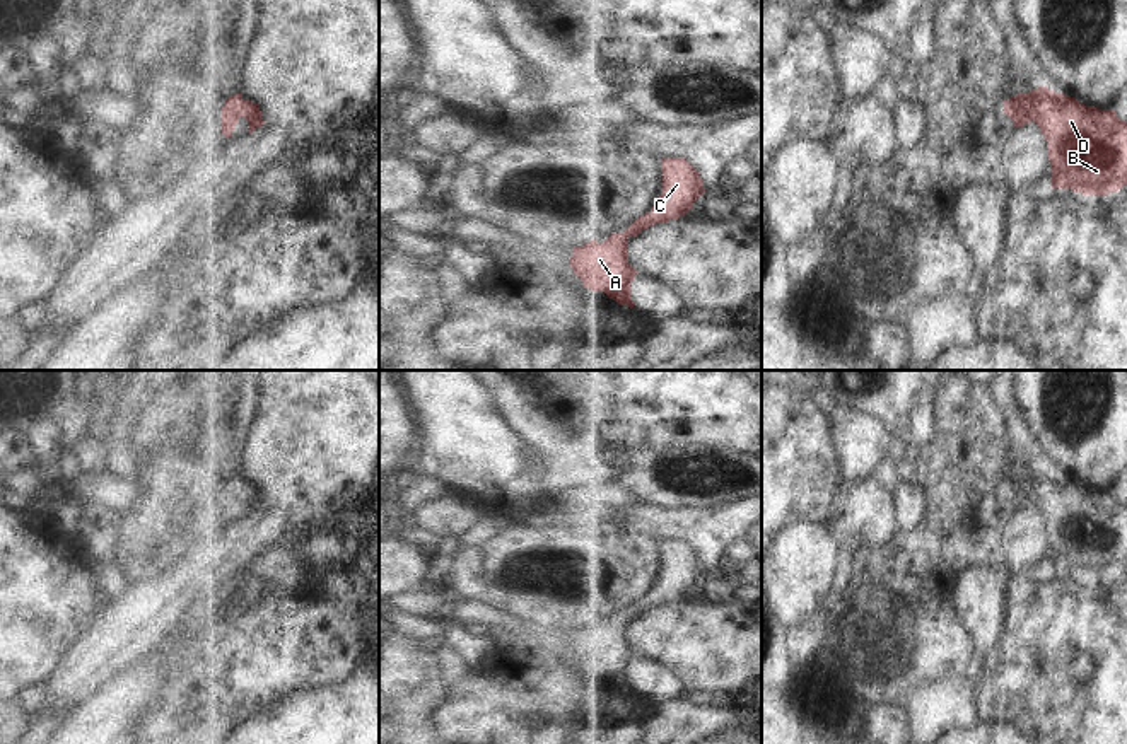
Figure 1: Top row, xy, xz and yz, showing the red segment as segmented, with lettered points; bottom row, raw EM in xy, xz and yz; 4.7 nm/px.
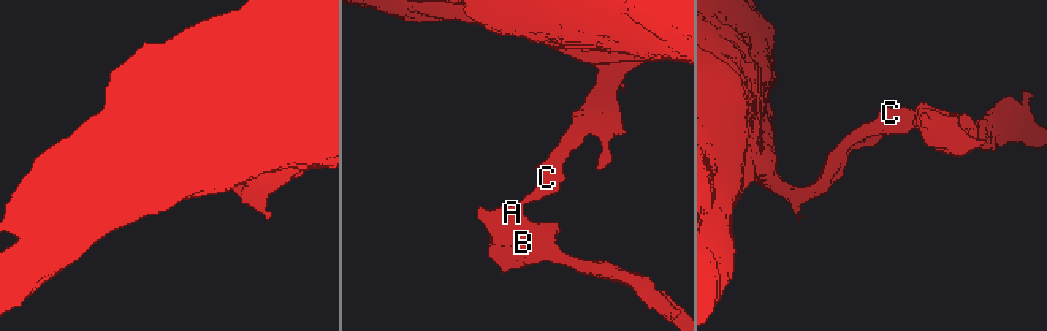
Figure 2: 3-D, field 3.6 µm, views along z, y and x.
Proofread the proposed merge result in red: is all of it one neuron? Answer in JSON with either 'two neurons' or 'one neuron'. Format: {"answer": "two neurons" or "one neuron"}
{"answer": "one neuron"}

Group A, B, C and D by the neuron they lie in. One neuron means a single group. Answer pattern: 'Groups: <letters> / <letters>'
Groups: A B C D.

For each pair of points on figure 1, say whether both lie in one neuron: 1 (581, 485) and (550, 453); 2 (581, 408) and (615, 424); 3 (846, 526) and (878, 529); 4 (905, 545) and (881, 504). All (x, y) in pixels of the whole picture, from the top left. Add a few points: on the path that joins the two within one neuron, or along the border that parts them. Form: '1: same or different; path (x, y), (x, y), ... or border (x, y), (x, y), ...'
1: same; path (574, 476), (559, 461)
2: same; path (589, 408), (600, 408), (607, 415)
3: same; path (854, 526), (870, 526)
4: different; border (899, 533), (890, 541), (861, 552)

